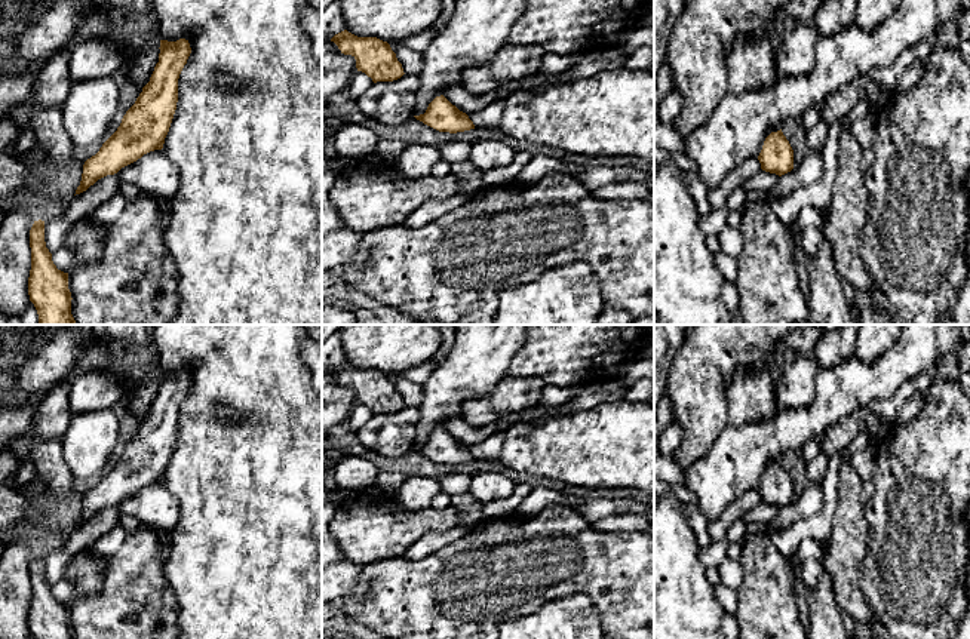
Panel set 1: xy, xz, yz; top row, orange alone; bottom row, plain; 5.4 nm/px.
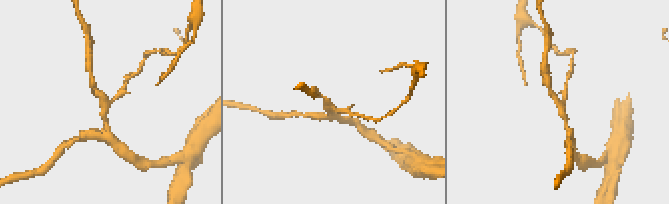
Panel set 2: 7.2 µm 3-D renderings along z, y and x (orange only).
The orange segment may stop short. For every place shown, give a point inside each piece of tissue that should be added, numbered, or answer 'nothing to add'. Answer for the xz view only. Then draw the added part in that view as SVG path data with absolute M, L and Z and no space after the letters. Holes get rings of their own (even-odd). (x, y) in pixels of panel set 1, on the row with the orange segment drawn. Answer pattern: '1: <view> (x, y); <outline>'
1: xz (413, 131); M363 117L360 122L363 126L374 130L377 135L386 139L403 141L406 144L421 144L421 145L439 145L449 141L467 141L470 144L476 141L501 141L510 145L516 151L527 151L531 156L547 156L550 159L561 159L567 163L573 163L584 168L618 168L629 166L651 172L654 168L654 159L639 159L635 156L580 156L574 153L567 153L555 147L546 147L541 144L531 144L528 141L519 141L506 135L498 129L470 129L464 132L449 133L439 132L423 122L411 117L399 126L387 126L384 123L375 122L369 117Z

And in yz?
1: yz (794, 129); M801 117L788 119L782 132L794 150L794 169L796 169L808 153L807 129Z

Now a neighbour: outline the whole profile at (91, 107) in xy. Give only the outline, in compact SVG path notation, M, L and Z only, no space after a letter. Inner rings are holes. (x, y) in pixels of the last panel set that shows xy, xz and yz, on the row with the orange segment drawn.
M113 77L73 83L62 105L62 125L76 148L105 141L119 111L120 93Z

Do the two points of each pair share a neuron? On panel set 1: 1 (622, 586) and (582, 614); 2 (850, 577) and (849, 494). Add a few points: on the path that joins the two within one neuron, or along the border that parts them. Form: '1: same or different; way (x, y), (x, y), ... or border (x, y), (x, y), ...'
1: different; border (559, 598), (585, 593), (591, 599), (601, 623)
2: same; way (849, 556), (849, 515)

